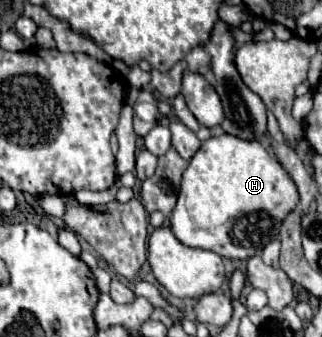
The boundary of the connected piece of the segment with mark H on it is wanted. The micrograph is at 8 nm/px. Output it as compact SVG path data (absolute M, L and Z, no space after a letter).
M219 135L207 139L189 161L189 167L183 173L175 211L171 215L171 229L183 245L207 249L229 259L249 259L263 251L263 247L271 241L271 233L273 239L277 237L285 215L289 215L291 209L297 209L297 205L297 185L263 143L257 143L255 139L237 139L235 135Z

